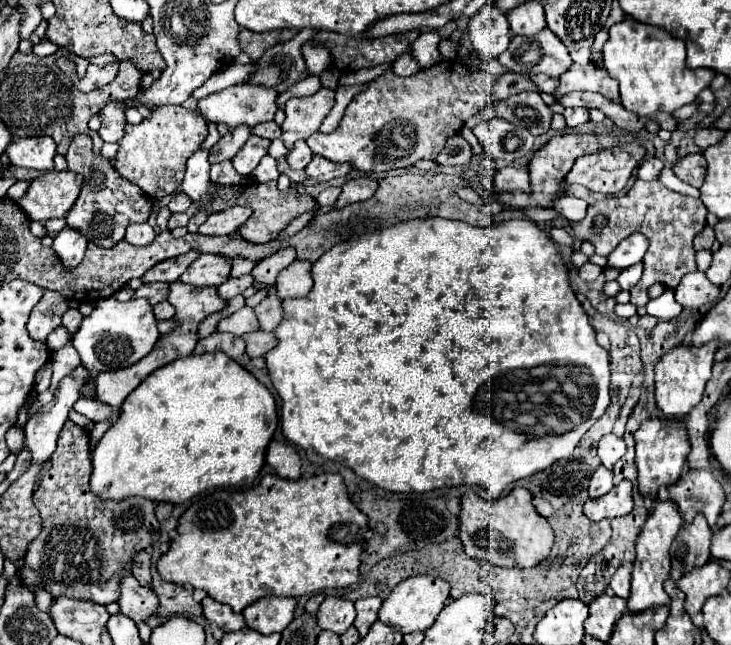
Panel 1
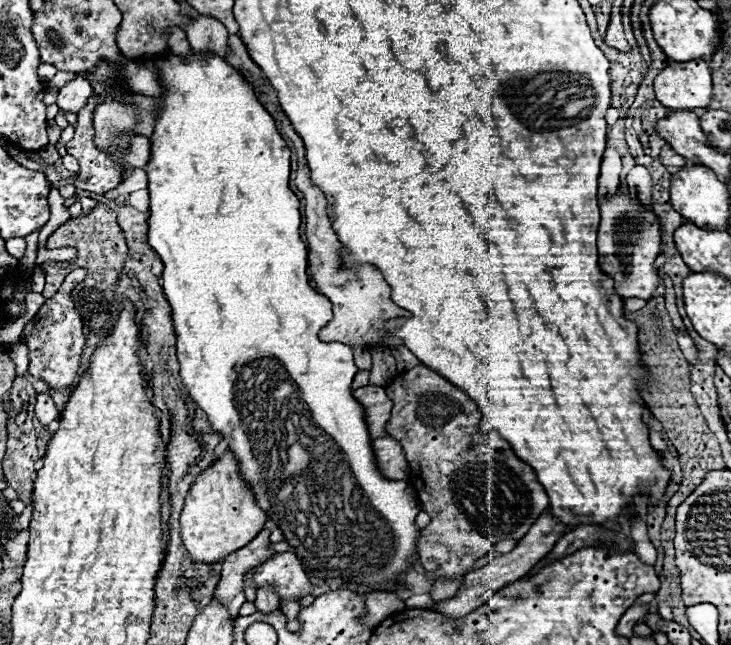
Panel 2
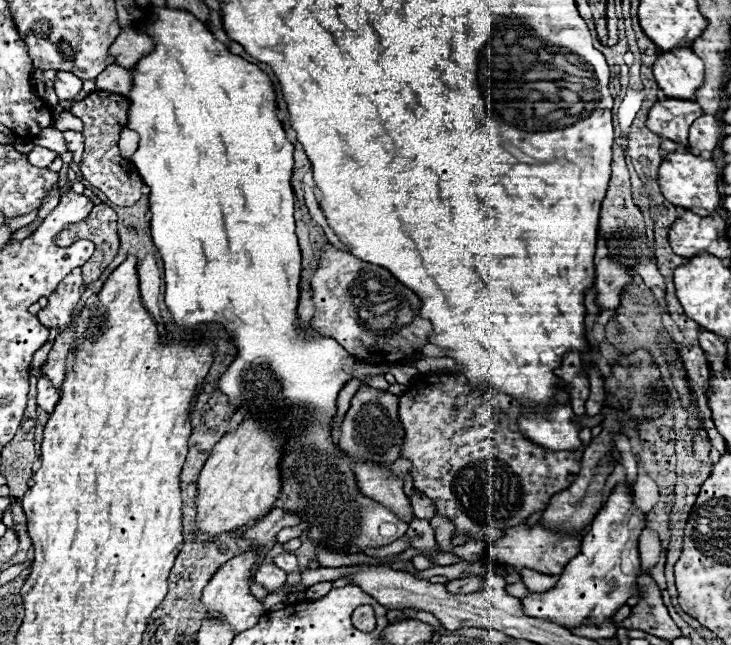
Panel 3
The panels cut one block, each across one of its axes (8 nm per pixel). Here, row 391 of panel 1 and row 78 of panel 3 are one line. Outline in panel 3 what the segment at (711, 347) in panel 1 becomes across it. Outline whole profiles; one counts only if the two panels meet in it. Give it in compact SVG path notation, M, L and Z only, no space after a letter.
M674 48L654 62L654 78L668 98L690 100L704 82L704 62L690 48Z

